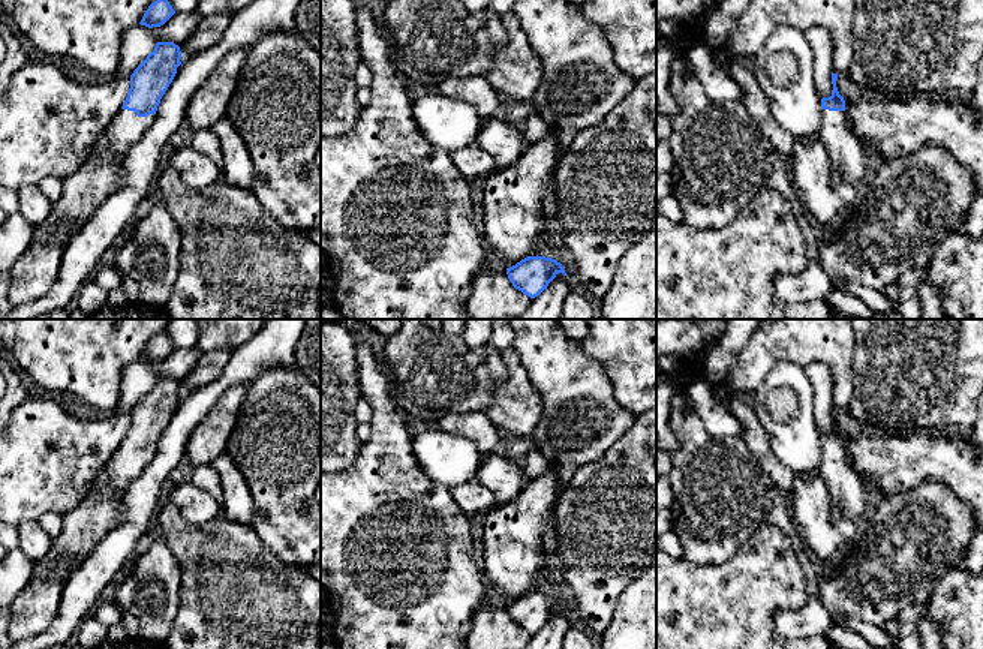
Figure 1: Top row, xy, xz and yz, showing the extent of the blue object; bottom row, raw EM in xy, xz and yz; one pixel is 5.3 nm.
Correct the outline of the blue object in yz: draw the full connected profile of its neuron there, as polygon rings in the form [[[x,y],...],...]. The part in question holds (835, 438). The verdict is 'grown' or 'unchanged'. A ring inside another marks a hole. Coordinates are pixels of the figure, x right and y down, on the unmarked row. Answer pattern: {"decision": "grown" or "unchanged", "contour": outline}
{"decision": "grown", "contour": [[[832,408],[832,432],[821,435],[823,453],[818,472],[832,495],[832,523],[844,520],[860,523],[866,508],[866,489],[860,474],[850,465],[845,436],[836,423],[838,411]]]}

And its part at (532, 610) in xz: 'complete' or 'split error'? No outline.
complete

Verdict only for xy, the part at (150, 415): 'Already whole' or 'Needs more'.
Needs more

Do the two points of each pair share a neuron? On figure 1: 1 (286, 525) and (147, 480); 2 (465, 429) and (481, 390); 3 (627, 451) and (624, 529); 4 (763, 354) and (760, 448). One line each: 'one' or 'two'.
1: two
2: two
3: one
4: two

